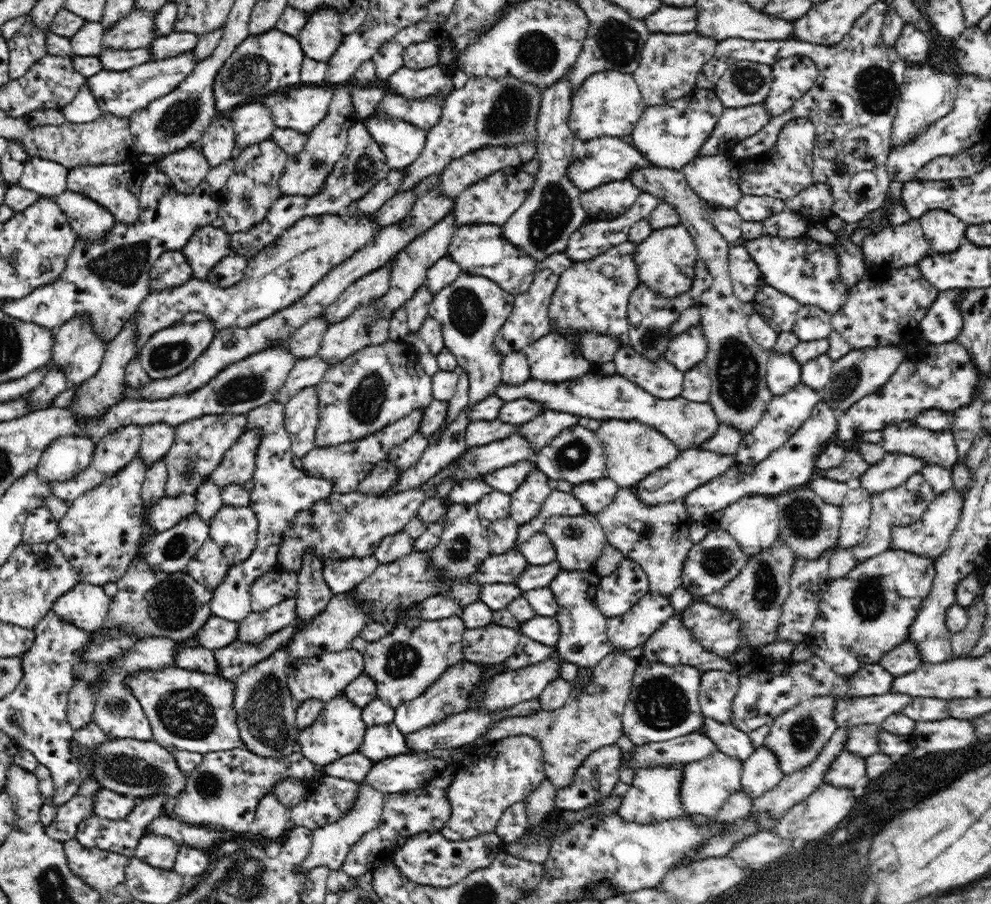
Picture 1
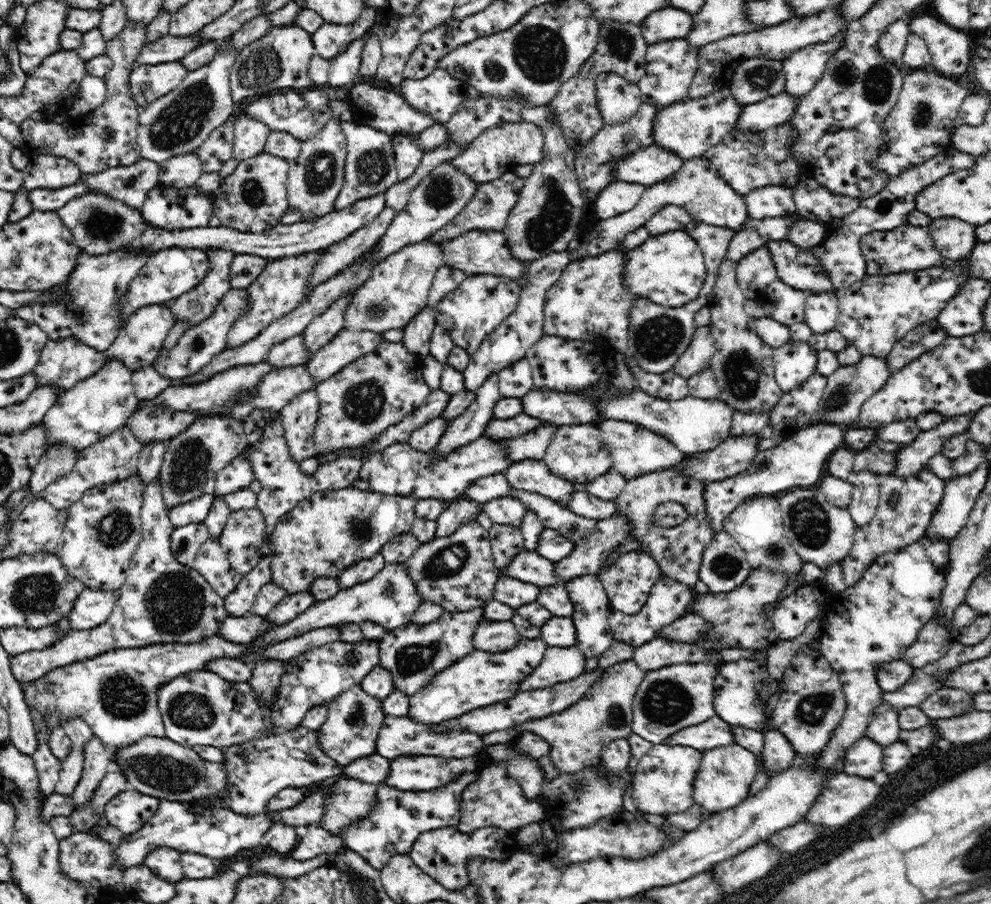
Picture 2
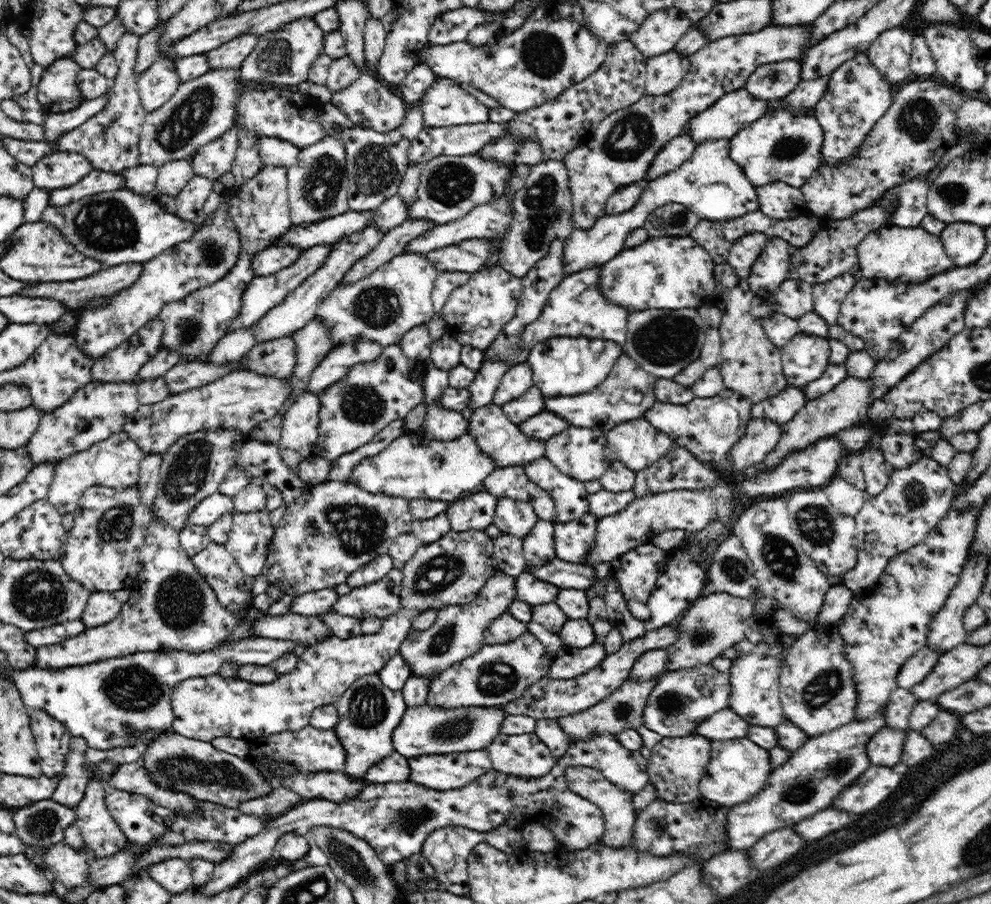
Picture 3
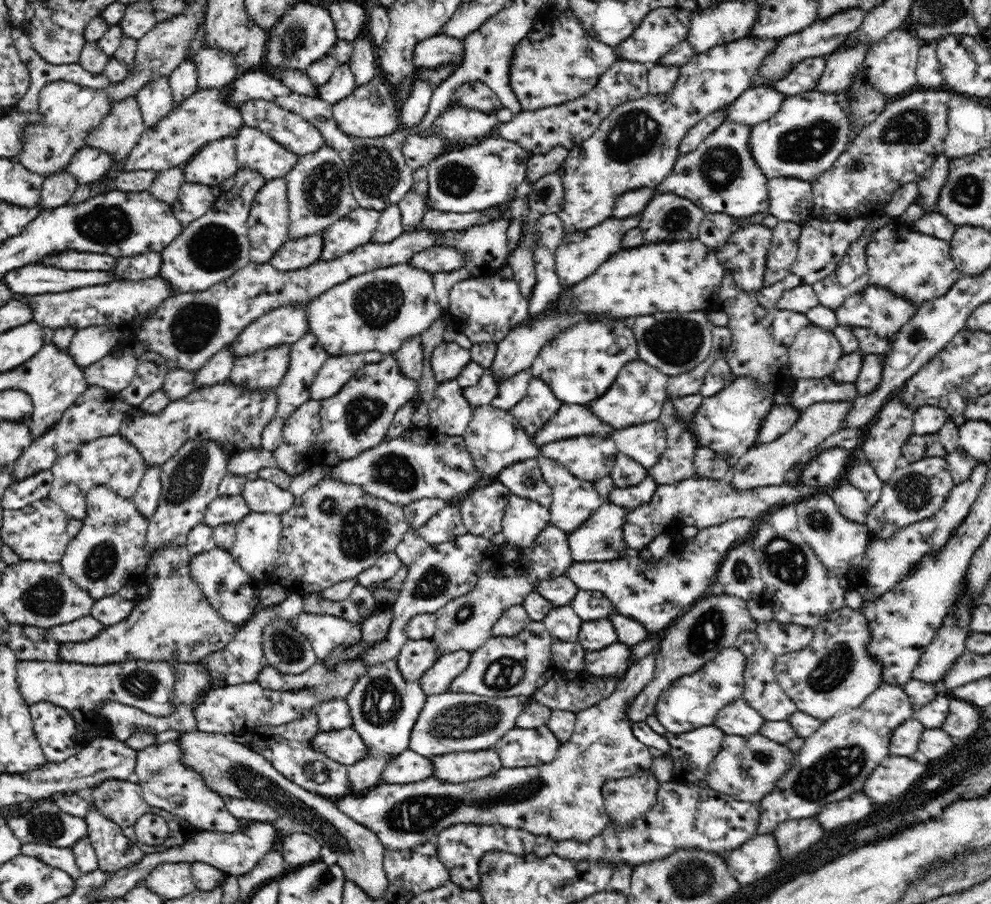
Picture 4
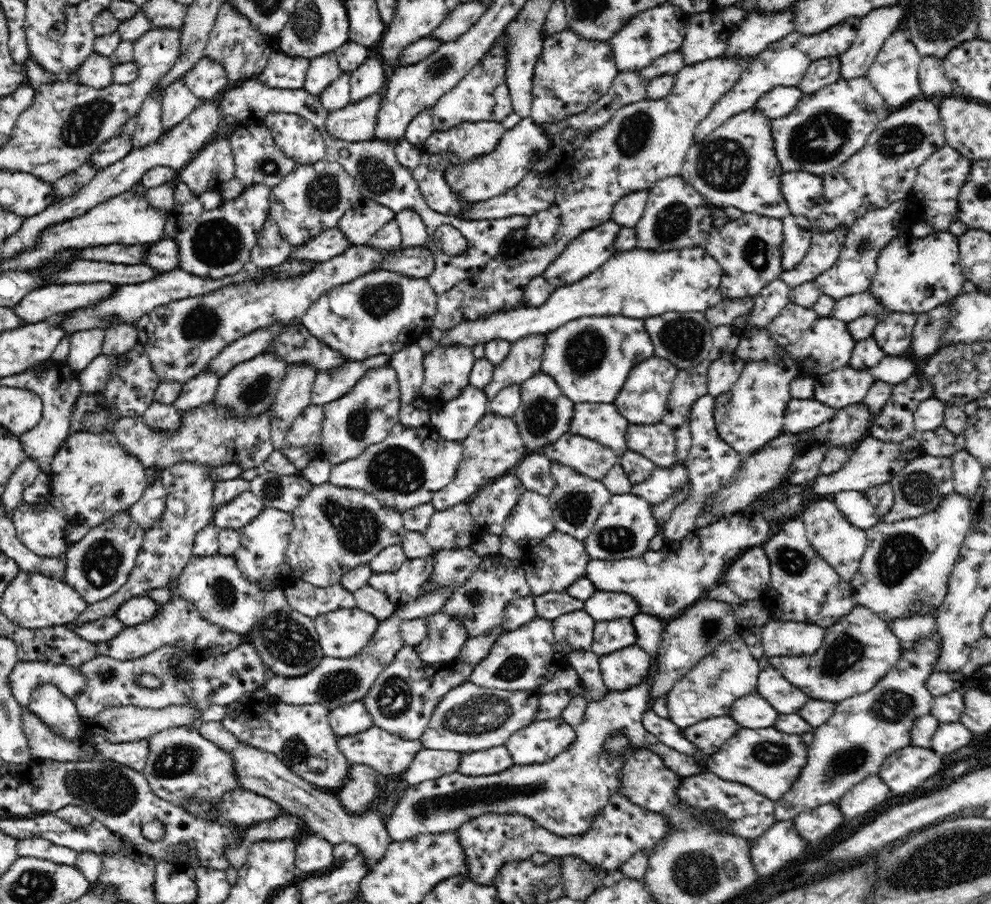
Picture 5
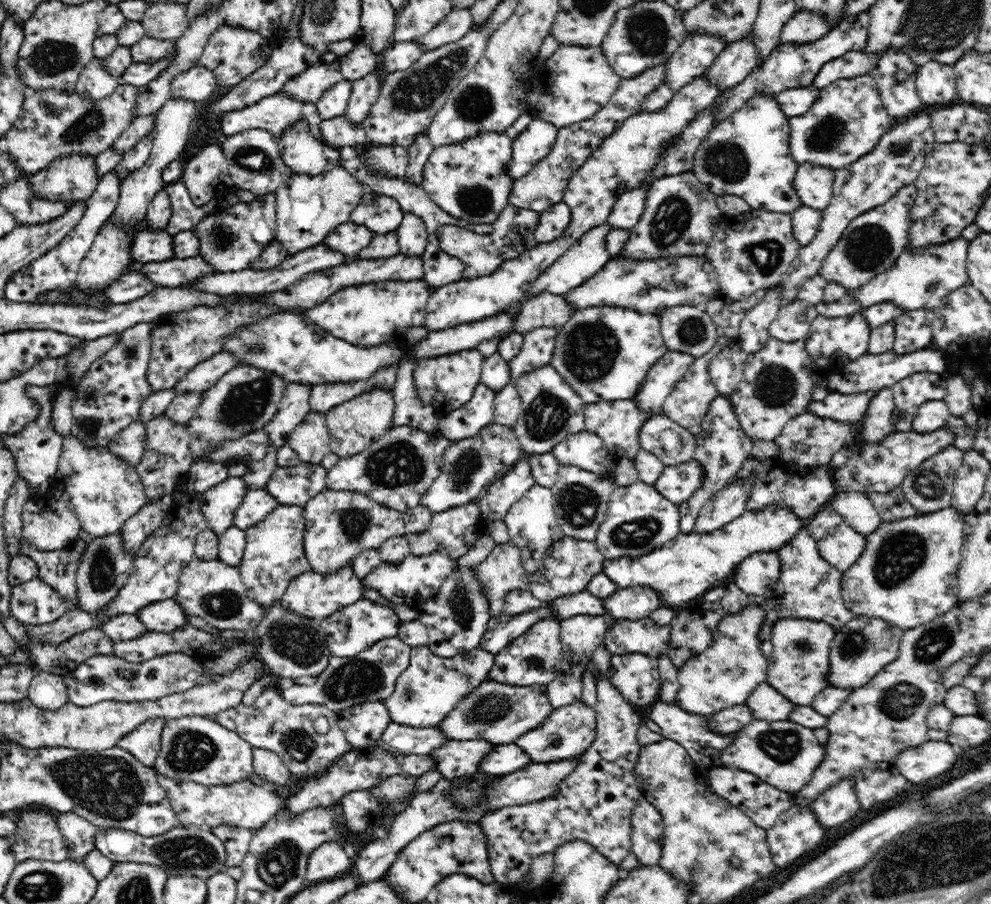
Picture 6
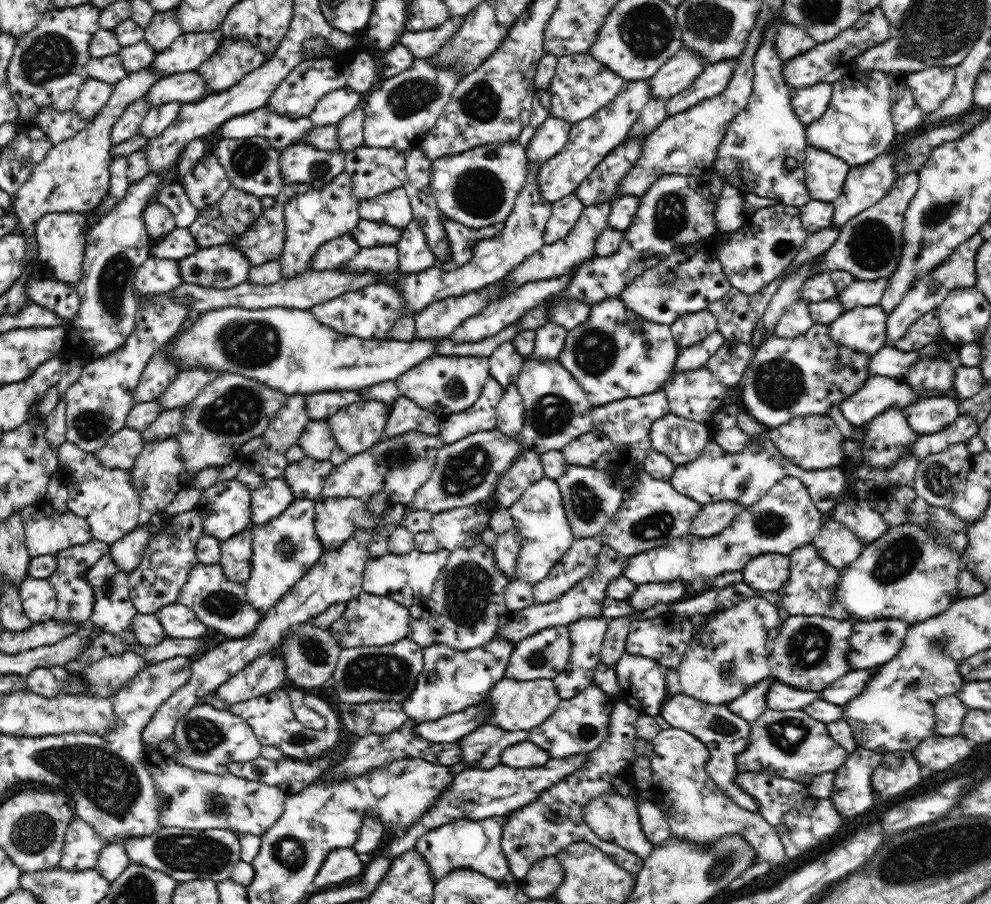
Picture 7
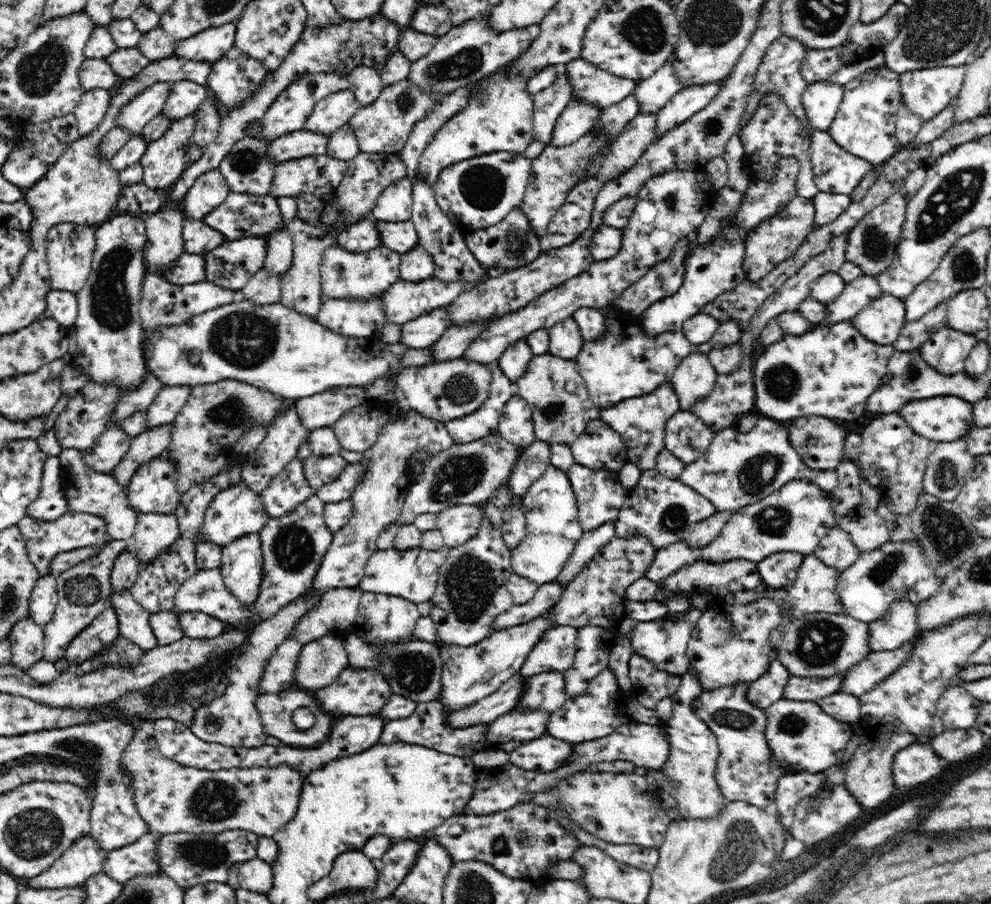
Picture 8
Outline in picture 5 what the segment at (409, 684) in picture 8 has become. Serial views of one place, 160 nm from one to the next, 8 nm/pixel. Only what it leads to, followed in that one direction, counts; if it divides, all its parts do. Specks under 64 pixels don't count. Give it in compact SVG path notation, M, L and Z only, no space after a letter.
M440 590L440 592L414 600L408 605L395 608L395 612L389 618L379 621L378 628L372 634L372 638L368 640L368 644L355 656L348 659L322 658L320 663L304 676L273 675L266 680L263 687L272 697L291 705L320 703L322 706L332 709L346 703L360 701L366 696L366 692L370 690L372 682L376 680L384 666L388 662L392 662L396 652L399 652L400 648L405 645L399 626L406 620L419 618L421 613L439 613L452 594L451 590Z

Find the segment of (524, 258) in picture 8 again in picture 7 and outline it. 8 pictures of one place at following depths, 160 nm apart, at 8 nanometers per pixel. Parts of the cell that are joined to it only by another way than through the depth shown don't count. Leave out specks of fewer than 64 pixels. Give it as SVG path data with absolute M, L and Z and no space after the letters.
M440 212L440 221L444 225L449 243L448 257L437 258L434 256L436 259L434 267L440 268L441 271L451 271L466 264L472 258L471 248L469 248L471 242L474 245L475 241L498 237L502 227L502 223L498 223L484 228L471 228L450 220L442 212Z

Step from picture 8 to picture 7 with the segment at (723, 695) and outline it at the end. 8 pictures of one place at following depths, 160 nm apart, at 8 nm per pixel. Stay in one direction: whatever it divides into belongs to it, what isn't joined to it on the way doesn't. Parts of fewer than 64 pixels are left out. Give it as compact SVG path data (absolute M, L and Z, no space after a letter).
M684 693L669 696L660 706L659 714L672 728L684 730L684 732L696 737L708 749L708 762L704 764L704 770L708 776L724 791L738 806L755 812L758 810L756 801L748 793L744 793L740 787L734 785L732 778L739 772L734 756L744 752L750 736L750 724L735 716L728 710L727 704L710 705L696 700Z

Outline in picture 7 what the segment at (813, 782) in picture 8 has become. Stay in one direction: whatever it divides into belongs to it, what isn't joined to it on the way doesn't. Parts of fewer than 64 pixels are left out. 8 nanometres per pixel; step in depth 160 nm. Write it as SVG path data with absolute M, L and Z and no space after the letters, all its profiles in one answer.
M739 771L732 781L752 796L758 805L756 812L772 826L780 824L788 810L809 796L807 785L768 773Z

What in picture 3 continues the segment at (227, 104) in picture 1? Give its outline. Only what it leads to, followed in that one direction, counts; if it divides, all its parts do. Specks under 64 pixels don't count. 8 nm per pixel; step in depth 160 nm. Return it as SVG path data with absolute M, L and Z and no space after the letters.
M302 17L283 24L279 29L258 36L256 46L238 66L238 86L243 91L266 88L294 88L310 81L311 64L323 53L324 32L311 17Z

